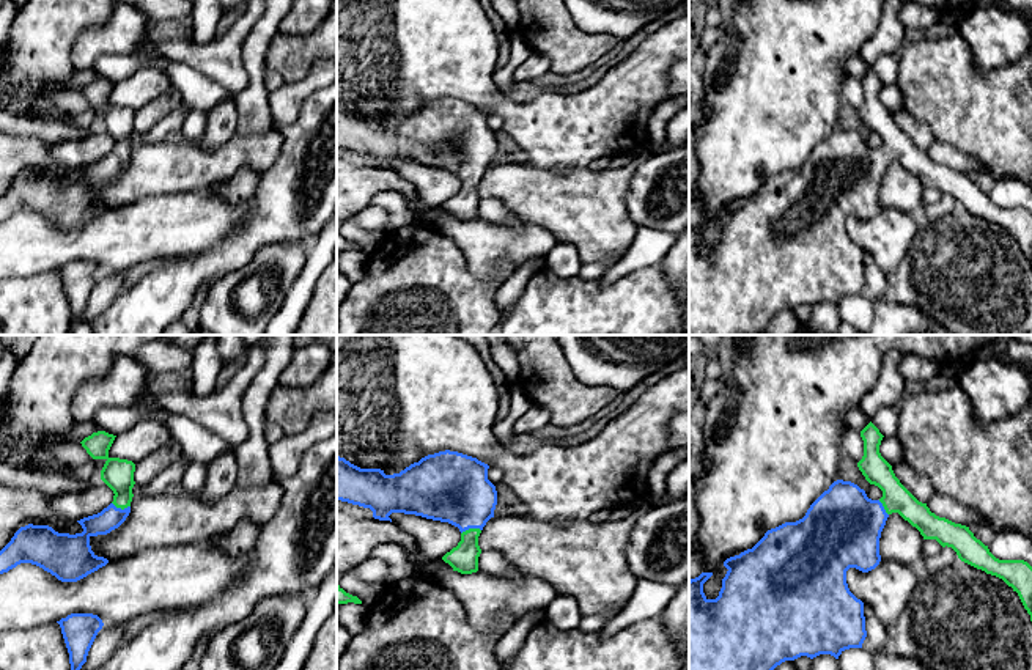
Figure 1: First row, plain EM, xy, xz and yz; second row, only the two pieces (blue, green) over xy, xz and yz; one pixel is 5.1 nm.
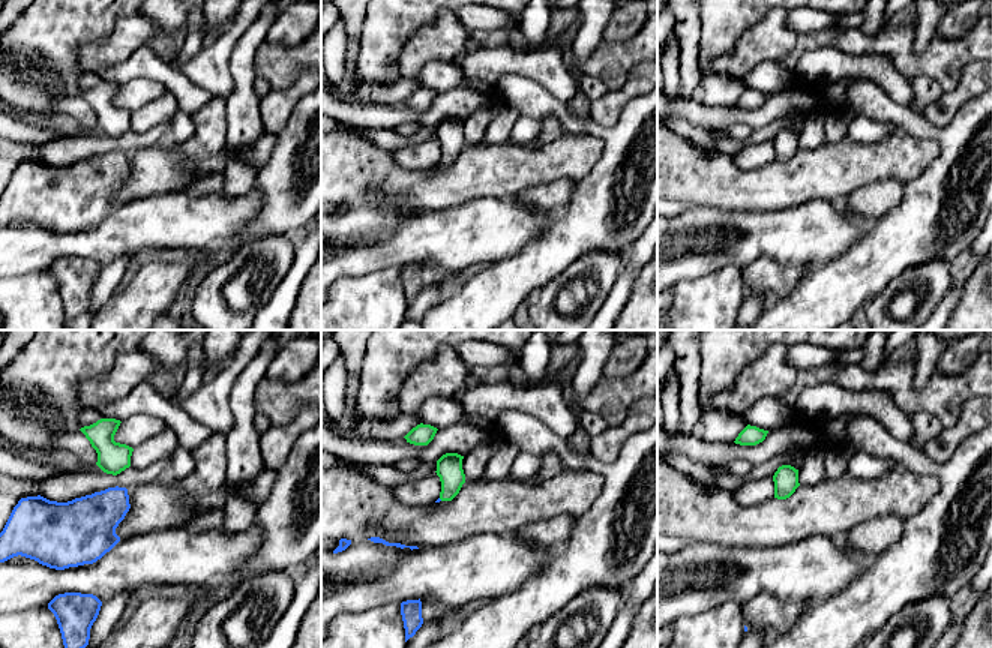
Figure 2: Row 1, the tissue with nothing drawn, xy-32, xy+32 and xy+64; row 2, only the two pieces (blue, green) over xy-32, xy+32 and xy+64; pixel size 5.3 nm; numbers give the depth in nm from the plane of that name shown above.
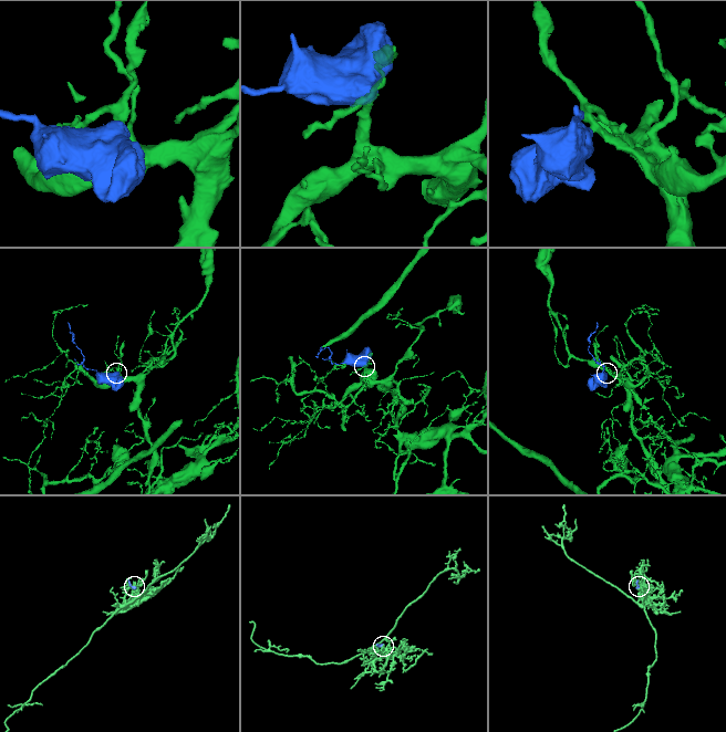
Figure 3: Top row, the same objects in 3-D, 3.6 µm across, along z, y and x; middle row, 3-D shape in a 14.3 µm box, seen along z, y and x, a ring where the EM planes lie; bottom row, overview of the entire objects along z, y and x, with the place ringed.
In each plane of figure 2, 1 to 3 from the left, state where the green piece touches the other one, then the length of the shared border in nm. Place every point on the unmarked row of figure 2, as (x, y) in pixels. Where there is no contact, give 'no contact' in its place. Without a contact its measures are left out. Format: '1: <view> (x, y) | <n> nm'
1: no contact
2: no contact
3: no contact

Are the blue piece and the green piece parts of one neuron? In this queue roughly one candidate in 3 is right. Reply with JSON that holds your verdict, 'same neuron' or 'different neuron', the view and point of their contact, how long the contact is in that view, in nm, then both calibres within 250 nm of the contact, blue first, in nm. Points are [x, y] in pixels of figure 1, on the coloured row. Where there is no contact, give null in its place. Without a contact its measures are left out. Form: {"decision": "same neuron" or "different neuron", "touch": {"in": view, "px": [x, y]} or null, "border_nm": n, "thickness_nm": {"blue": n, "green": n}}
{"decision": "same neuron", "touch": {"in": "xz", "px": [471, 527]}, "border_nm": 110, "thickness_nm": {"blue": 360, "green": 140}}

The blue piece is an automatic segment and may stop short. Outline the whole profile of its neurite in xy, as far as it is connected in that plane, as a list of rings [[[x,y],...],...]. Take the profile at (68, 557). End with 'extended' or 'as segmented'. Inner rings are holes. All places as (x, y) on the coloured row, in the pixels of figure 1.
[[[98,431],[80,442],[93,459],[105,461],[101,480],[113,491],[113,502],[101,513],[77,521],[83,528],[82,533],[58,533],[49,525],[20,527],[0,550],[0,574],[20,563],[31,563],[61,582],[77,582],[109,563],[91,550],[90,538],[107,535],[126,521],[135,484],[135,464],[109,456],[115,437]]]; extended

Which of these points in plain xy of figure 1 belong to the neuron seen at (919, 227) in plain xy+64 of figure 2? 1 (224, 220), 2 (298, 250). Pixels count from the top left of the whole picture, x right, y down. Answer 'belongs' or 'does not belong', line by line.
1: does not belong
2: does not belong

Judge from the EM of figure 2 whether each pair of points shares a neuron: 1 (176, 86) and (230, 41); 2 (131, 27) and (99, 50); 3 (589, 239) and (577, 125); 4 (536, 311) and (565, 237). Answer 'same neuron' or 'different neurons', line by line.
1: different neurons
2: same neuron
3: same neuron
4: different neurons

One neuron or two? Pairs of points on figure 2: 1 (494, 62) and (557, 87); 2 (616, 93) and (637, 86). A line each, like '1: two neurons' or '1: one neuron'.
1: one neuron
2: one neuron

